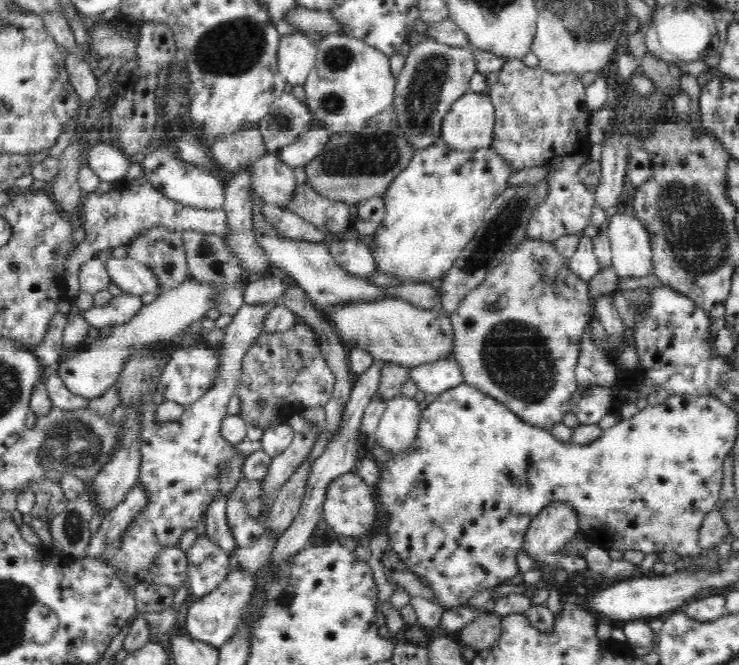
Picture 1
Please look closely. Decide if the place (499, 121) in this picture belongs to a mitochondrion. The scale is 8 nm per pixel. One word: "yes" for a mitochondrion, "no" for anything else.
no

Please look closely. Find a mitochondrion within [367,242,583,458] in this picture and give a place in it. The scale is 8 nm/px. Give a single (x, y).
(517, 359)

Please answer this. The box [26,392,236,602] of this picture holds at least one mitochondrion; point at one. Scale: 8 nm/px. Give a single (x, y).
(63, 444)

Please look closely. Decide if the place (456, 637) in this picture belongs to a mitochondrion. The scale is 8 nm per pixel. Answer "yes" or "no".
no

